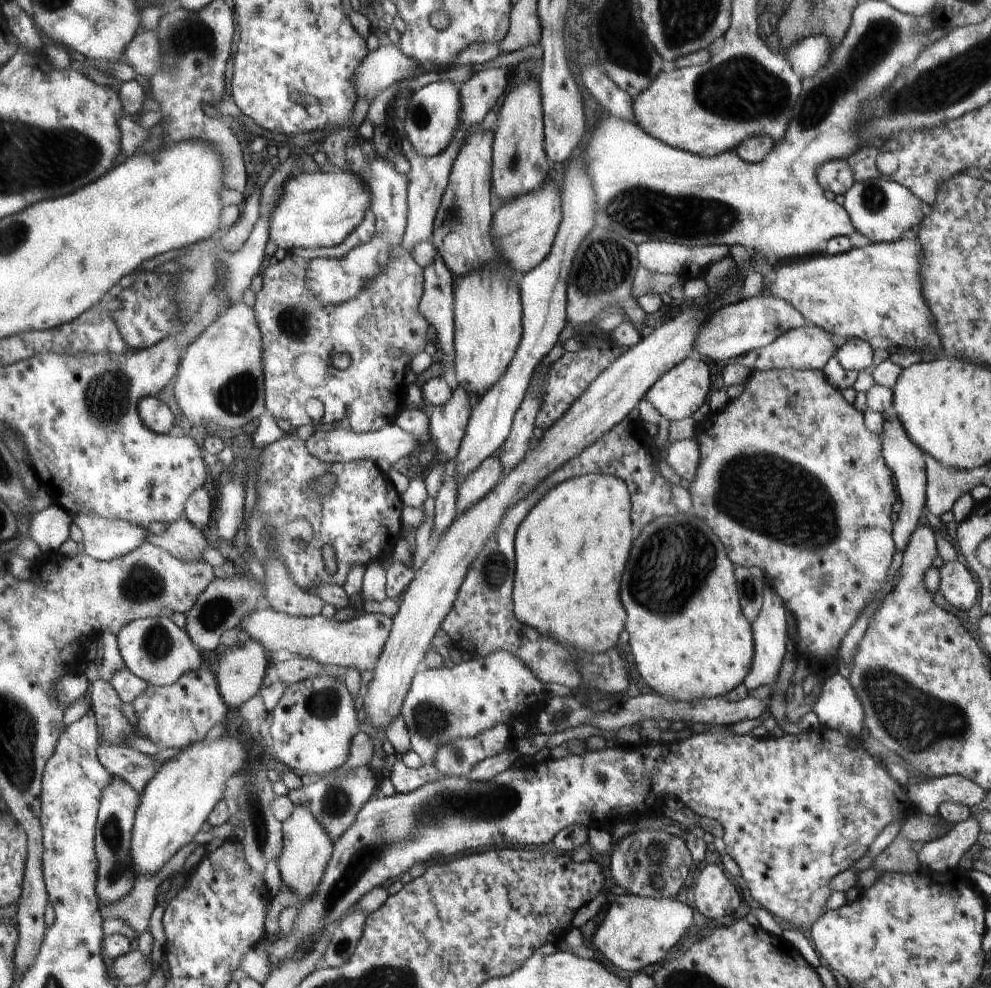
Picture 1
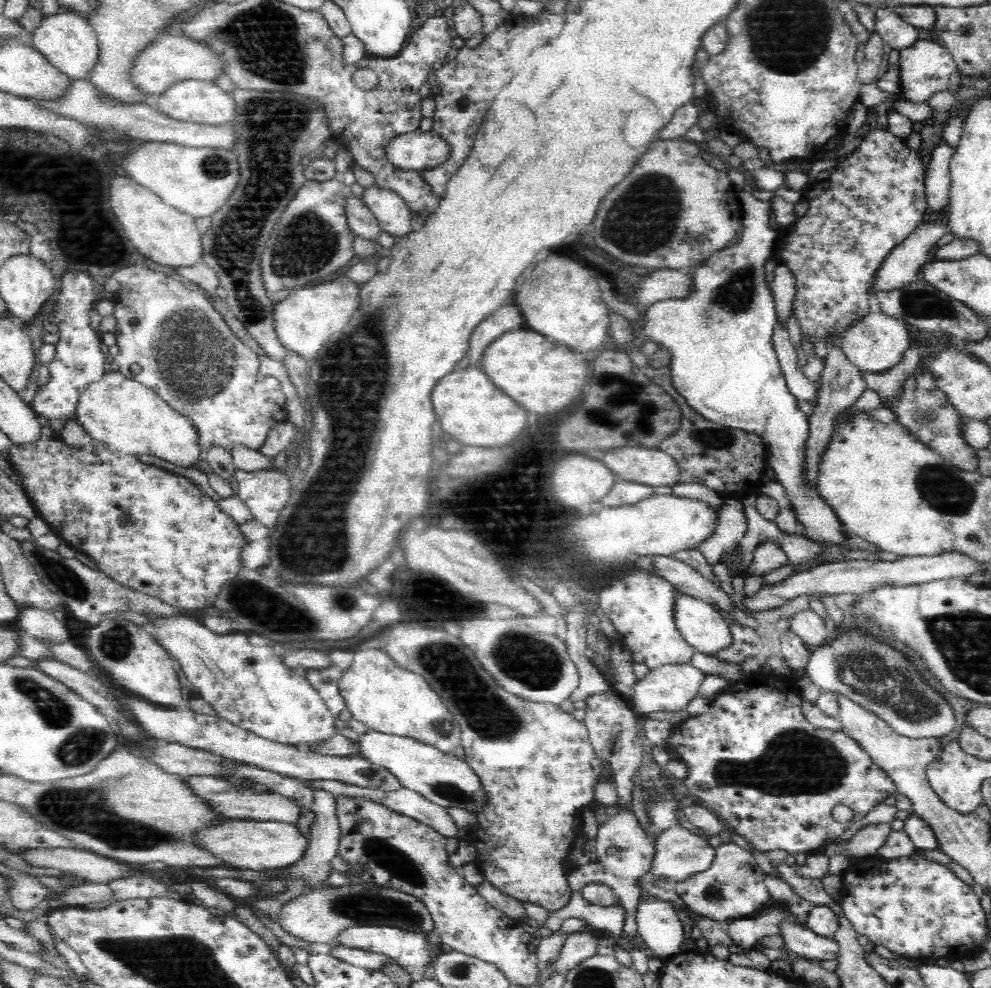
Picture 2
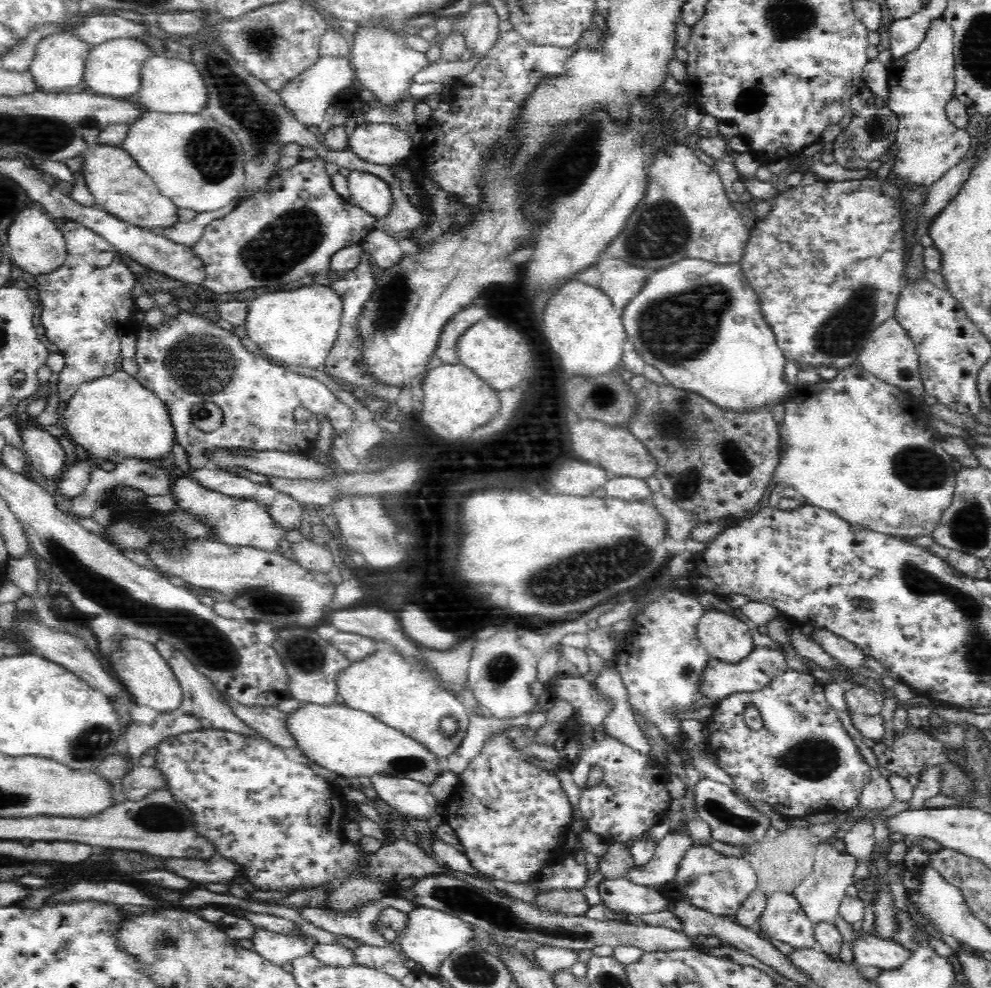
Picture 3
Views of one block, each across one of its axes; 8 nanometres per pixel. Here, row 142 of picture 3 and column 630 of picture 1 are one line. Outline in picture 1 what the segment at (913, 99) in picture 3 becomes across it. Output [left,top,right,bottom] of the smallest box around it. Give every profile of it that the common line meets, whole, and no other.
[586,894,692,972]

